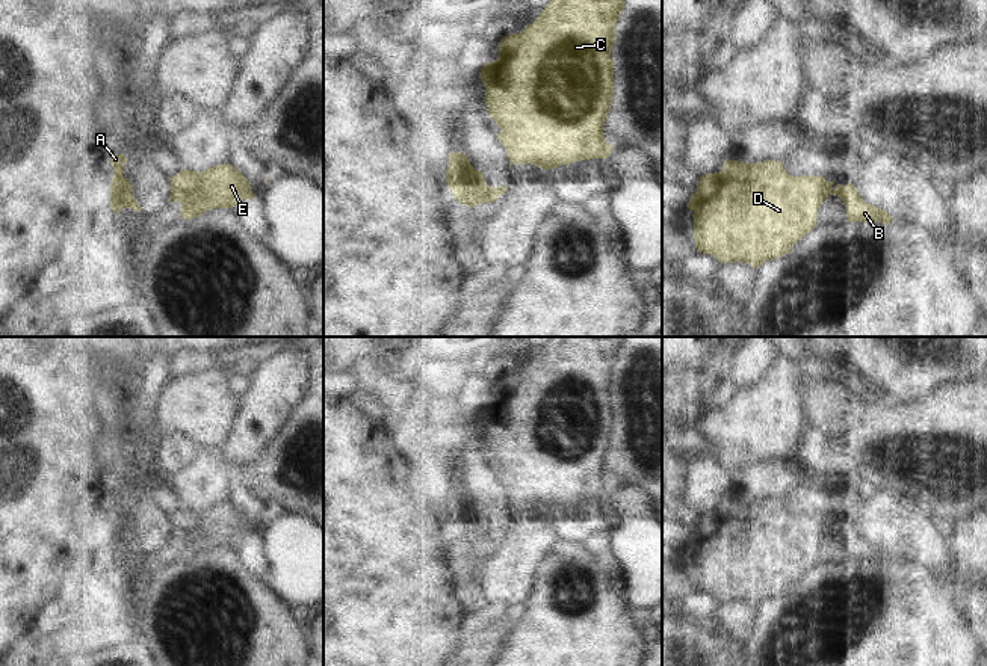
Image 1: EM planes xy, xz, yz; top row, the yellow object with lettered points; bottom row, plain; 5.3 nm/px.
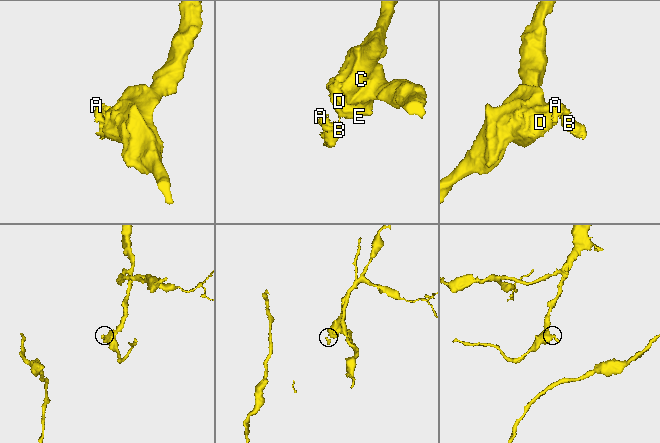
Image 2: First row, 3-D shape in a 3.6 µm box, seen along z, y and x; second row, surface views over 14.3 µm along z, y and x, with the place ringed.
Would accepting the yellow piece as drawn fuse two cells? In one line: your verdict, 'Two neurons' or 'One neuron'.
Two neurons.

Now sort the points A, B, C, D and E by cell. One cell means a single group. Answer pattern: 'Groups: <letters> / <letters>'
Groups: A B / C D E.

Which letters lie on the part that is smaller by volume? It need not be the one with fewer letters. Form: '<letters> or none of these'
A, B

